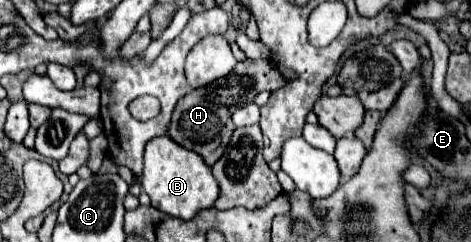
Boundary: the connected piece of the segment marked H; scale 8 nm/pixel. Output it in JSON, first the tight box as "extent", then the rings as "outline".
{"extent":[169,60,285,166],"outline":[[[267,60],[239,62],[227,78],[221,78],[217,82],[203,86],[203,88],[197,88],[177,102],[177,106],[173,110],[173,120],[169,124],[169,136],[173,140],[177,140],[181,146],[203,156],[203,160],[209,166],[213,166],[223,156],[223,152],[231,140],[231,134],[233,134],[231,114],[233,114],[233,110],[237,106],[241,106],[243,100],[253,100],[255,90],[257,92],[263,92],[263,90],[271,92],[281,86],[285,86],[283,76]]]}

